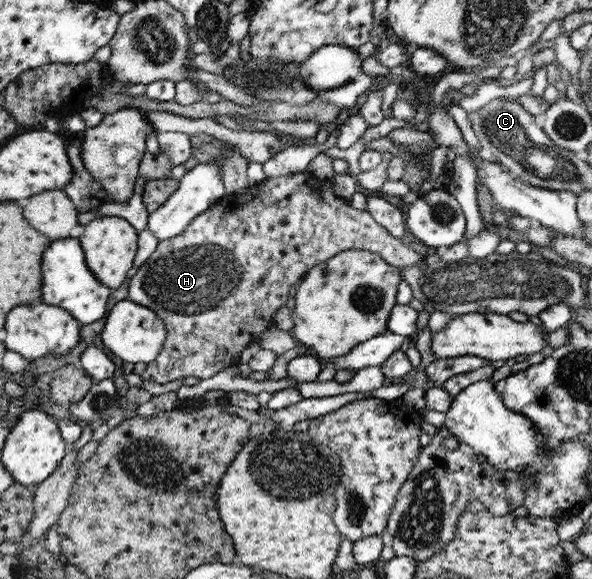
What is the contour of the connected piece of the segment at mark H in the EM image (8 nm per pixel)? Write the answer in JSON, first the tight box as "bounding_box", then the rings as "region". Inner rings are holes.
{"bounding_box":[127,171,427,385],"region":[[[307,171],[296,172],[296,174],[288,174],[288,176],[267,178],[266,182],[263,182],[255,188],[248,186],[248,188],[239,193],[226,194],[221,202],[206,209],[206,212],[198,214],[193,222],[190,222],[184,228],[184,232],[178,234],[177,238],[170,238],[169,240],[159,242],[158,248],[150,256],[150,259],[146,264],[142,264],[136,276],[130,280],[127,299],[139,306],[146,306],[146,308],[152,310],[164,322],[167,330],[166,341],[164,341],[164,345],[162,345],[158,356],[152,362],[147,363],[146,369],[142,372],[141,377],[143,381],[152,381],[164,385],[165,383],[179,379],[182,380],[182,378],[189,376],[206,379],[215,376],[218,372],[224,370],[224,368],[228,368],[228,366],[237,364],[244,348],[252,343],[259,342],[260,335],[264,331],[275,327],[274,318],[276,312],[280,307],[286,305],[292,285],[302,280],[314,266],[321,264],[321,262],[330,261],[330,258],[351,249],[368,250],[369,252],[378,254],[384,261],[398,269],[427,264],[425,258],[408,247],[404,240],[392,236],[386,228],[380,226],[372,218],[369,212],[356,209],[356,206],[353,206],[348,199],[337,198],[334,194],[332,180],[330,179],[321,180],[320,178],[315,178]]]}

